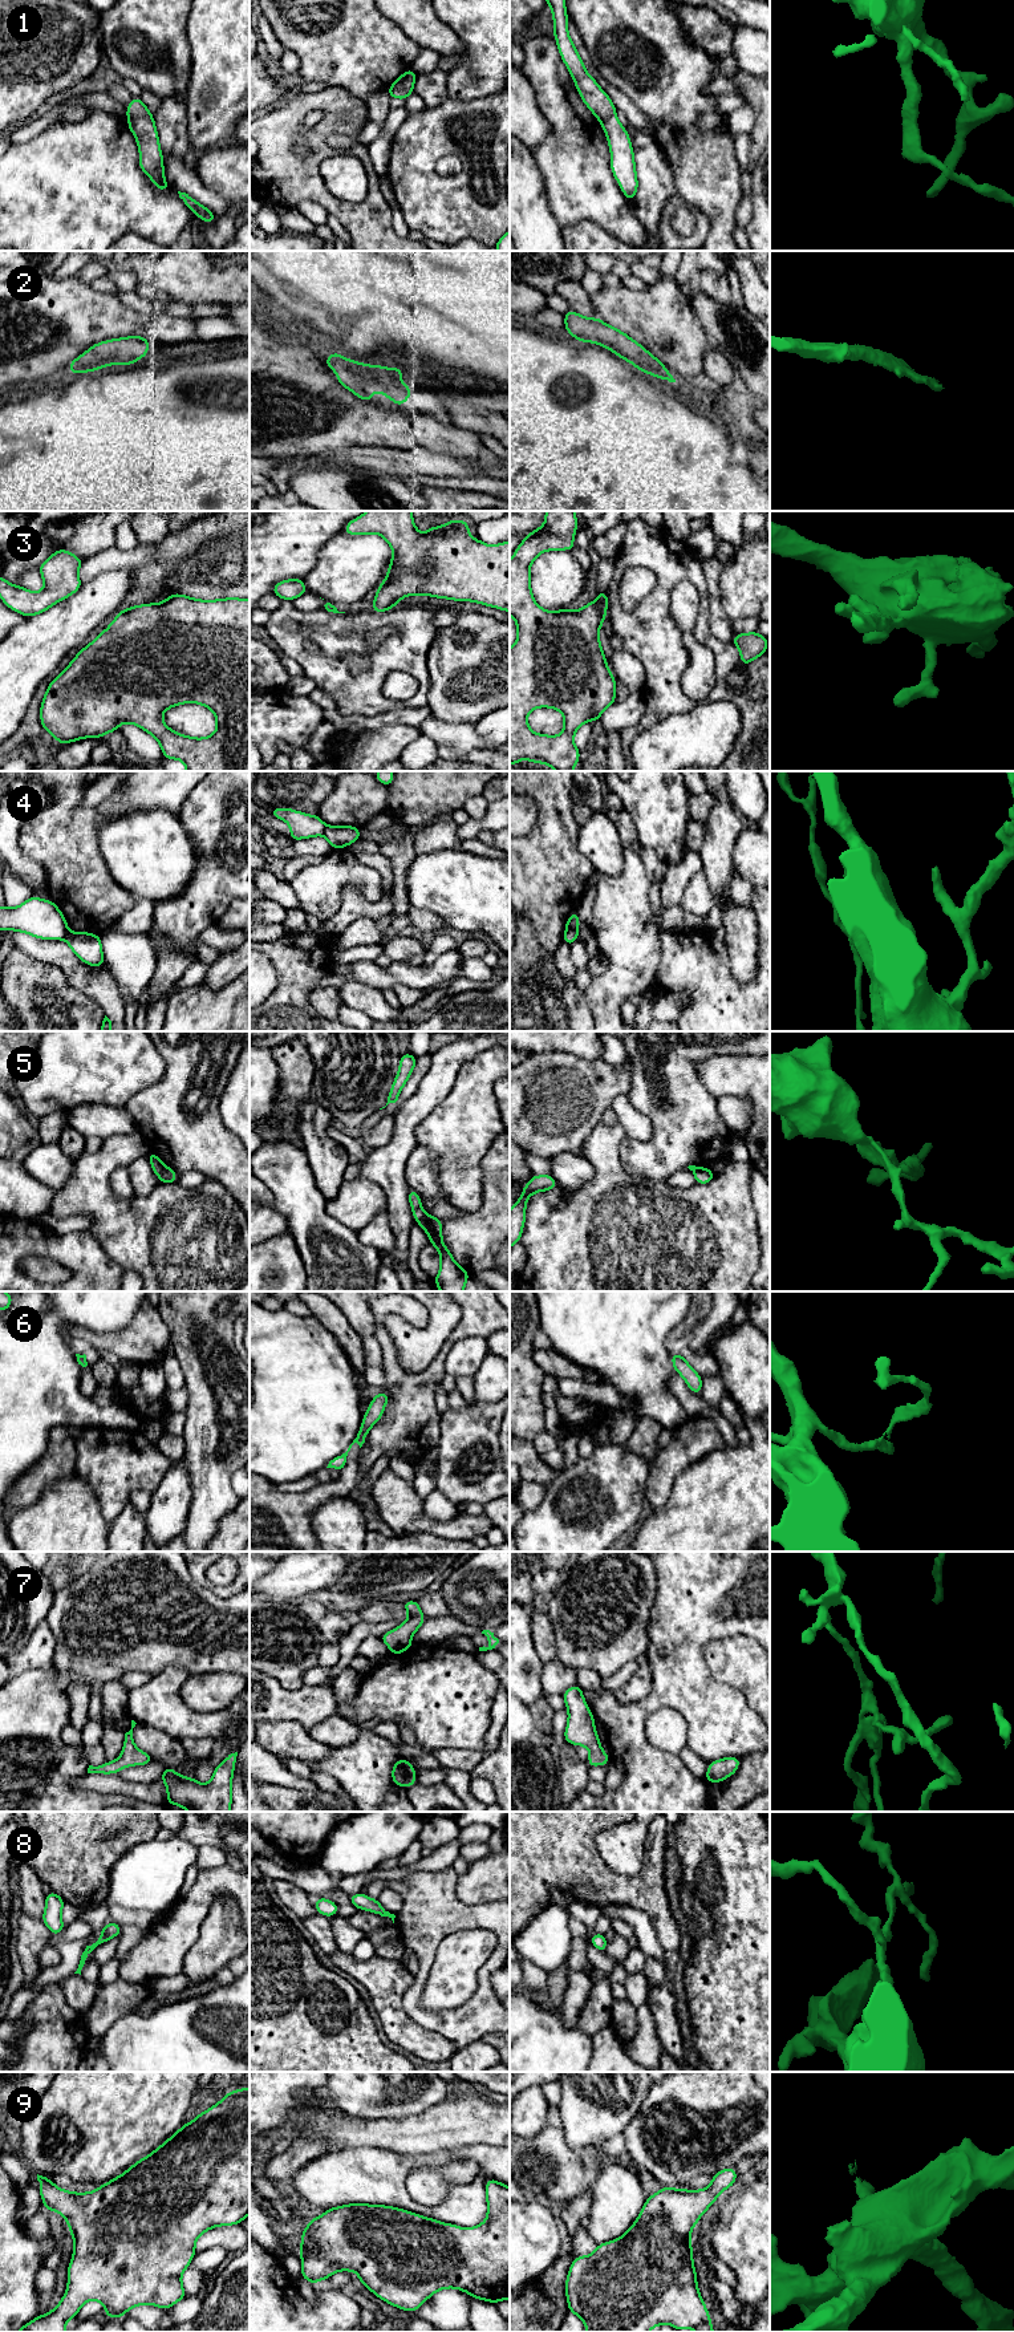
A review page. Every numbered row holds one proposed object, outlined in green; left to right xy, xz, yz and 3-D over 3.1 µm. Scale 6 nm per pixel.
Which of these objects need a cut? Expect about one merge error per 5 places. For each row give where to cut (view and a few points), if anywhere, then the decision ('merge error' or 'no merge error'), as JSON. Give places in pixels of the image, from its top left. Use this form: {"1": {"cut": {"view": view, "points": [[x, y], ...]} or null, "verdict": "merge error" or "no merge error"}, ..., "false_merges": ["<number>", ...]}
{"1": {"cut": null, "verdict": "no merge error"}, "2": {"cut": null, "verdict": "no merge error"}, "3": {"cut": null, "verdict": "no merge error"}, "4": {"cut": {"view": "yz", "points": [[578, 927], [566, 932]]}, "verdict": "merge error"}, "5": {"cut": {"view": "xy", "points": [[167, 1168], [158, 1176]]}, "verdict": "merge error"}, "6": {"cut": {"view": "xz", "points": [[343, 1454], [345, 1456]]}, "verdict": "merge error"}, "7": {"cut": null, "verdict": "no merge error"}, "8": {"cut": null, "verdict": "no merge error"}, "9": {"cut": null, "verdict": "no merge error"}, "false_merges": ["4", "5", "6"]}

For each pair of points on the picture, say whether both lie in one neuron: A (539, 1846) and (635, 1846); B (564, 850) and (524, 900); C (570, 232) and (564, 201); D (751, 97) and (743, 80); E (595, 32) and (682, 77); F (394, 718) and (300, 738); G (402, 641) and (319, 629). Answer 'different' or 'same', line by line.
A: different
B: same
C: different
D: same
E: same
F: different
G: same

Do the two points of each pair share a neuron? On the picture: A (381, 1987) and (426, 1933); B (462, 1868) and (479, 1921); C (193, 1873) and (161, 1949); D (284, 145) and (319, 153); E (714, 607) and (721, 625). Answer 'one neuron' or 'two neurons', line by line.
A: two neurons
B: two neurons
C: two neurons
D: one neuron
E: one neuron

